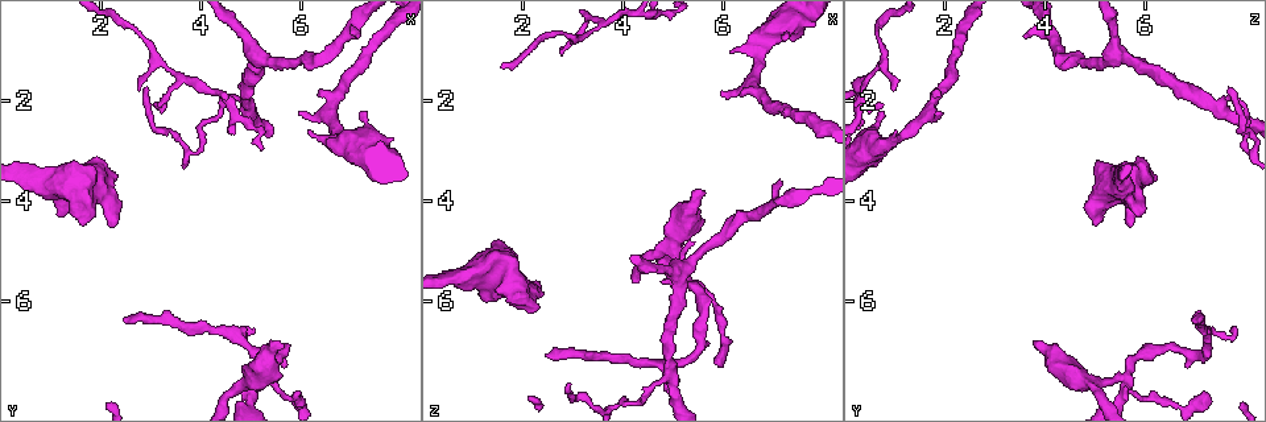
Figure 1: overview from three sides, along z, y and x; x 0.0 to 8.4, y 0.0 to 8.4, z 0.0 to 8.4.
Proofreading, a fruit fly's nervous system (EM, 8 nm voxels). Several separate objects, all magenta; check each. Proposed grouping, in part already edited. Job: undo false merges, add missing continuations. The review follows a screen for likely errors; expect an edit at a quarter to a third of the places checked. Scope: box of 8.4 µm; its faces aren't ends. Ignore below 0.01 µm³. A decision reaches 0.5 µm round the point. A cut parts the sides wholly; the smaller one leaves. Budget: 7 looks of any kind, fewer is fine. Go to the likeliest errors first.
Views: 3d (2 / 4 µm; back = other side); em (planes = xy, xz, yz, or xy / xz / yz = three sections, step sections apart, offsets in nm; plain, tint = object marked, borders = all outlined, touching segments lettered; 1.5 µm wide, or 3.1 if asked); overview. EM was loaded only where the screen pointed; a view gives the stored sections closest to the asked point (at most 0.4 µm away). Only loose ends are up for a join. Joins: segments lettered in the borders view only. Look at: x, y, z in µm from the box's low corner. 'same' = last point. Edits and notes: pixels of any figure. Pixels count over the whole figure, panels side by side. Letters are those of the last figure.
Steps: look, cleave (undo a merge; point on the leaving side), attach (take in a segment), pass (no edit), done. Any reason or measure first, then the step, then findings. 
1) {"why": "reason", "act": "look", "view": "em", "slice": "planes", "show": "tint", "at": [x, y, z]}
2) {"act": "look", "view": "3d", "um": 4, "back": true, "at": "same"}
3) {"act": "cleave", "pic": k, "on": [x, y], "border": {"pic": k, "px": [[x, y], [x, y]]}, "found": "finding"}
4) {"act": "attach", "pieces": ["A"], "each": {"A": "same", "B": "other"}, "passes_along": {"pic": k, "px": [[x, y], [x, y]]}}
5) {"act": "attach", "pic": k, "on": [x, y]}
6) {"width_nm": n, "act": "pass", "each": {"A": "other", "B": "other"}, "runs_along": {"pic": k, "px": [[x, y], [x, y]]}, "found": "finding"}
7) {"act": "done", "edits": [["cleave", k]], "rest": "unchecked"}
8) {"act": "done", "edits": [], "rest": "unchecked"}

{"why": "branch stops here", "act": "look", "view": "em", "slice": "planes", "show": "tint", "at": [1.70, 4.55, 4.95]}

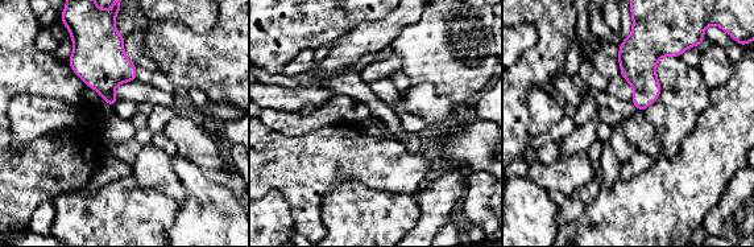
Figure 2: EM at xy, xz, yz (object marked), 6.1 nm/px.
{"why": "see the neighbours", "act": "look", "view": "em", "slice": "planes", "show": "borders", "at": "same"}

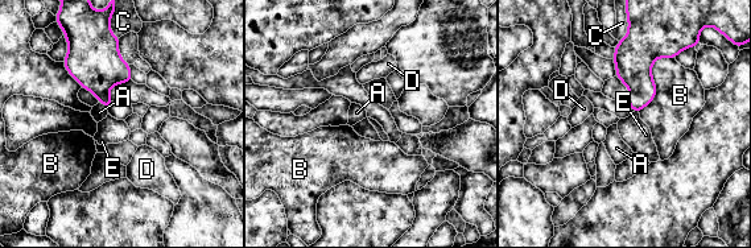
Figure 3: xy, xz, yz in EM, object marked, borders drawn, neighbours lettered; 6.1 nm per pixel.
{"act": "pass", "each": {"A": "other", "B": "other", "C": "other", "D": "other", "E": "other"}, "border": {"pic": 3, "px": [[634, 111], [638, 112]]}, "found": "none of them fits"}

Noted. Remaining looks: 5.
{"why": "sharp bend", "act": "look", "view": "em", "slice": "xz", "step": 8, "show": "tint", "at": [5.30, 7.45, 5.65]}

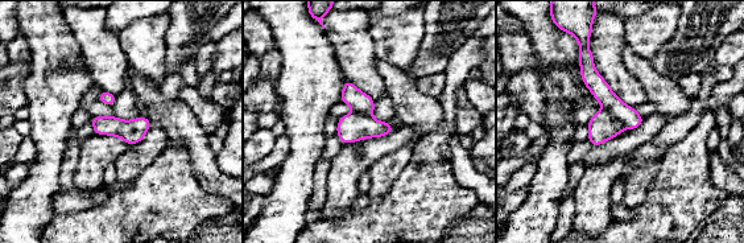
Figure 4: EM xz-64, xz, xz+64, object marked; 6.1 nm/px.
{"why": "cut it another way", "act": "look", "view": "em", "slice": "yz", "step": 4, "show": "tint", "at": "same"}

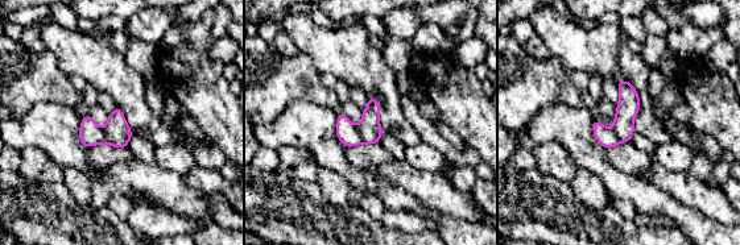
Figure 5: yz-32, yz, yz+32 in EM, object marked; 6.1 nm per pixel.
{"why": "what lies round it", "act": "look", "view": "em", "slice": "yz", "step": 4, "show": "borders", "at": "same"}

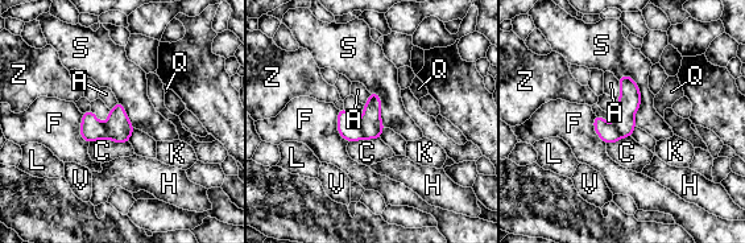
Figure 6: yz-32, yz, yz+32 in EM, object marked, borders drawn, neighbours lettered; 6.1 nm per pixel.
{"act": "cleave", "pic": 6, "on": [371, 123], "each": {"A": "other", "C": "other", "F": "other", "H": "other", "K": "other", "L": "other", "Q": "other", "S": "other", "V": "other", "Z": "other"}, "border": {"pic": 6, "px": [[357, 123], [364, 138]]}, "found": "two cells meet here"}

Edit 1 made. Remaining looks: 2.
{"act": "done", "edits": [["cleave", 6]], "rest": "unchecked"}

